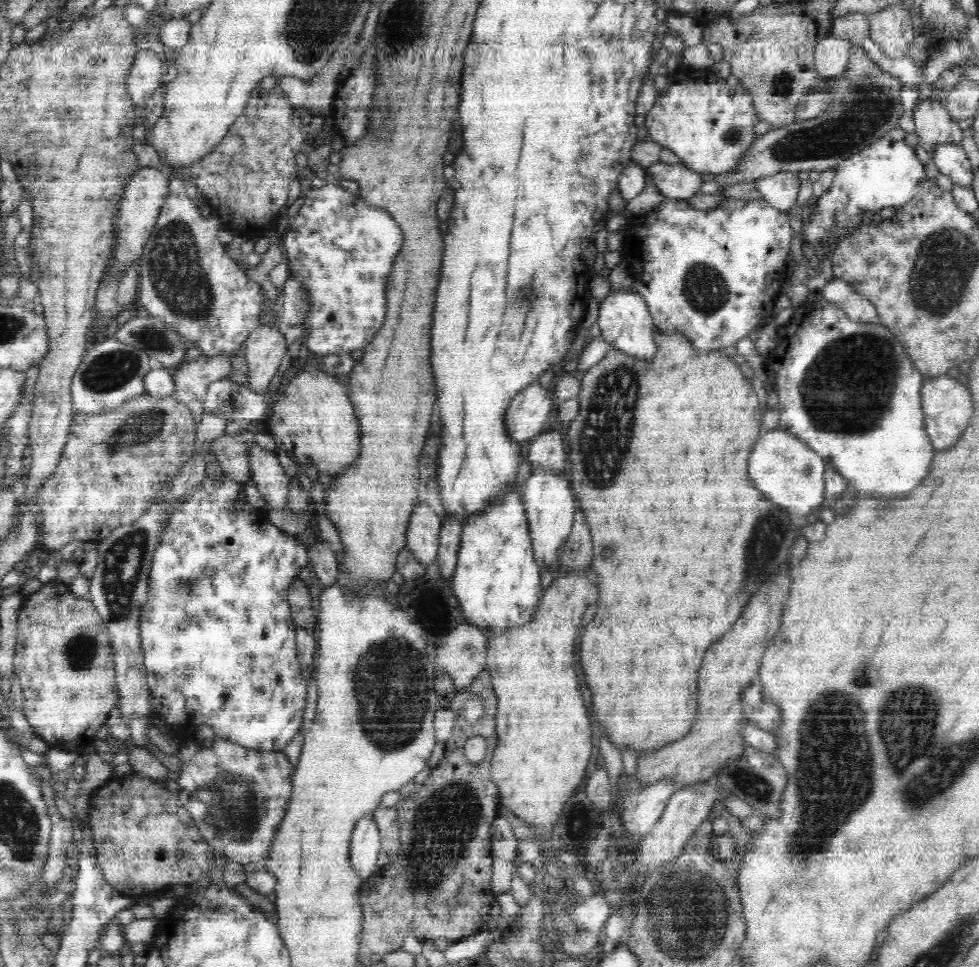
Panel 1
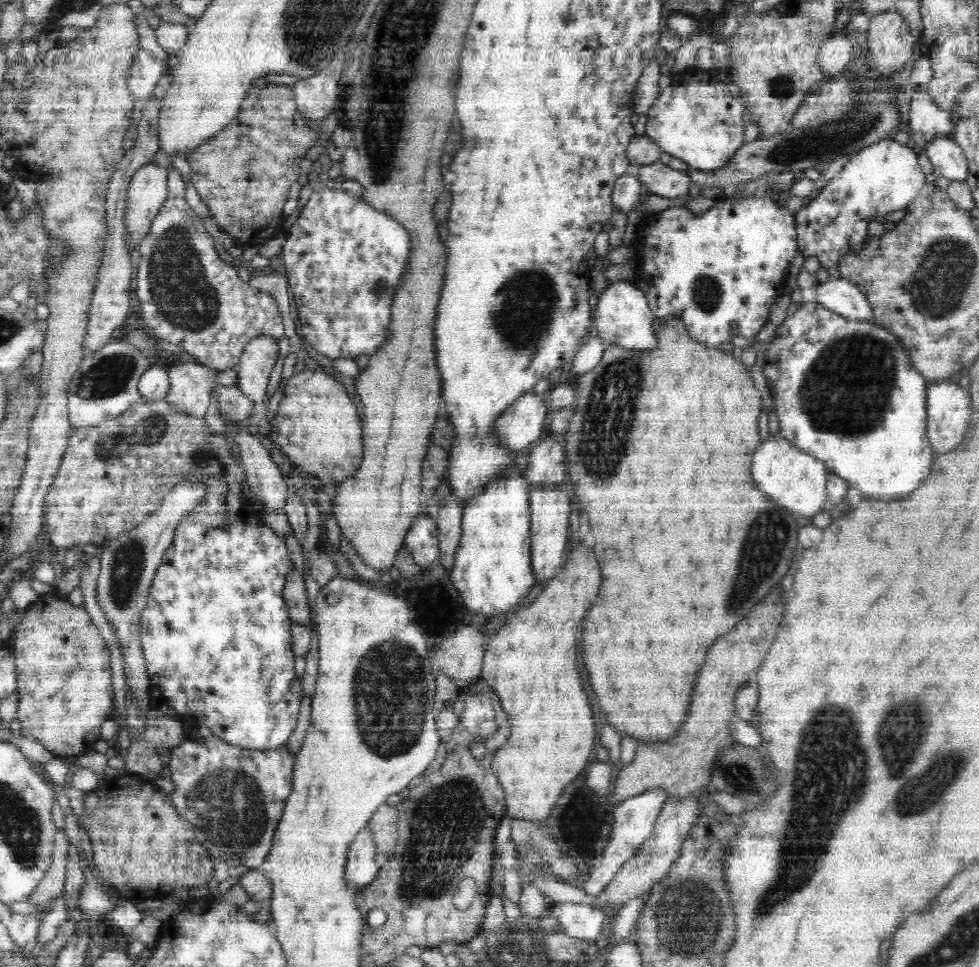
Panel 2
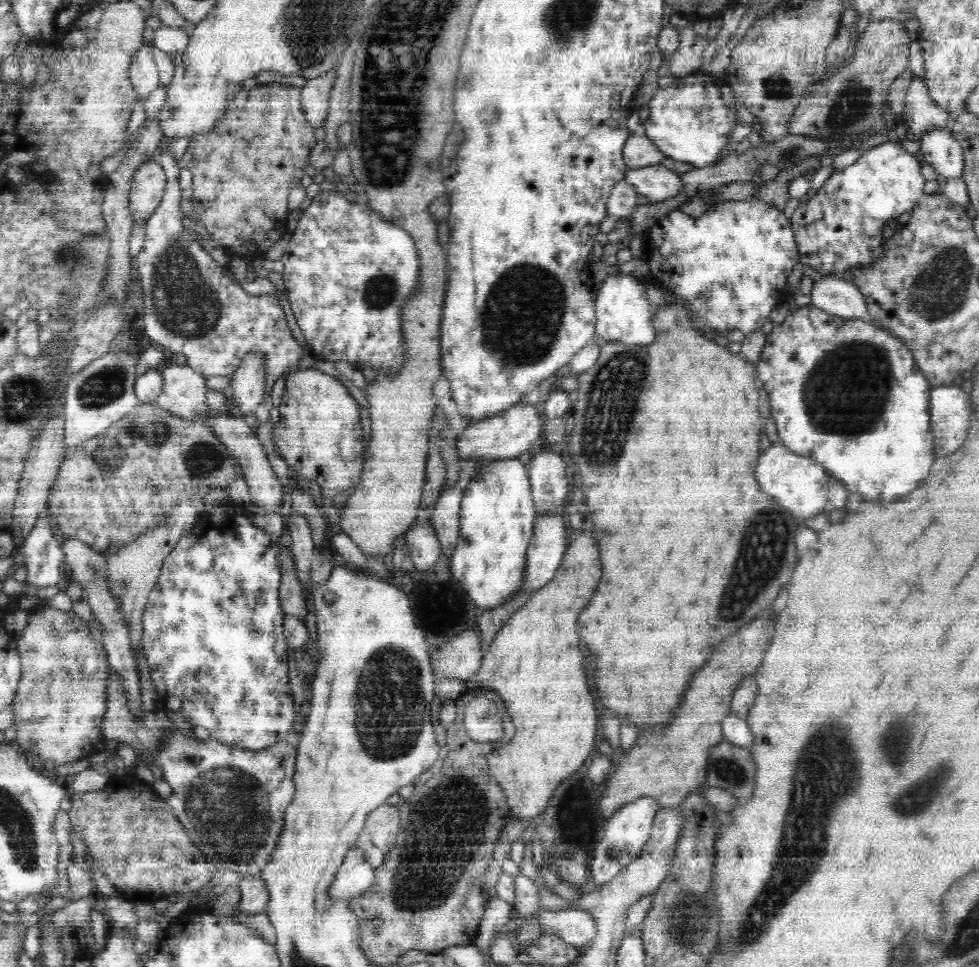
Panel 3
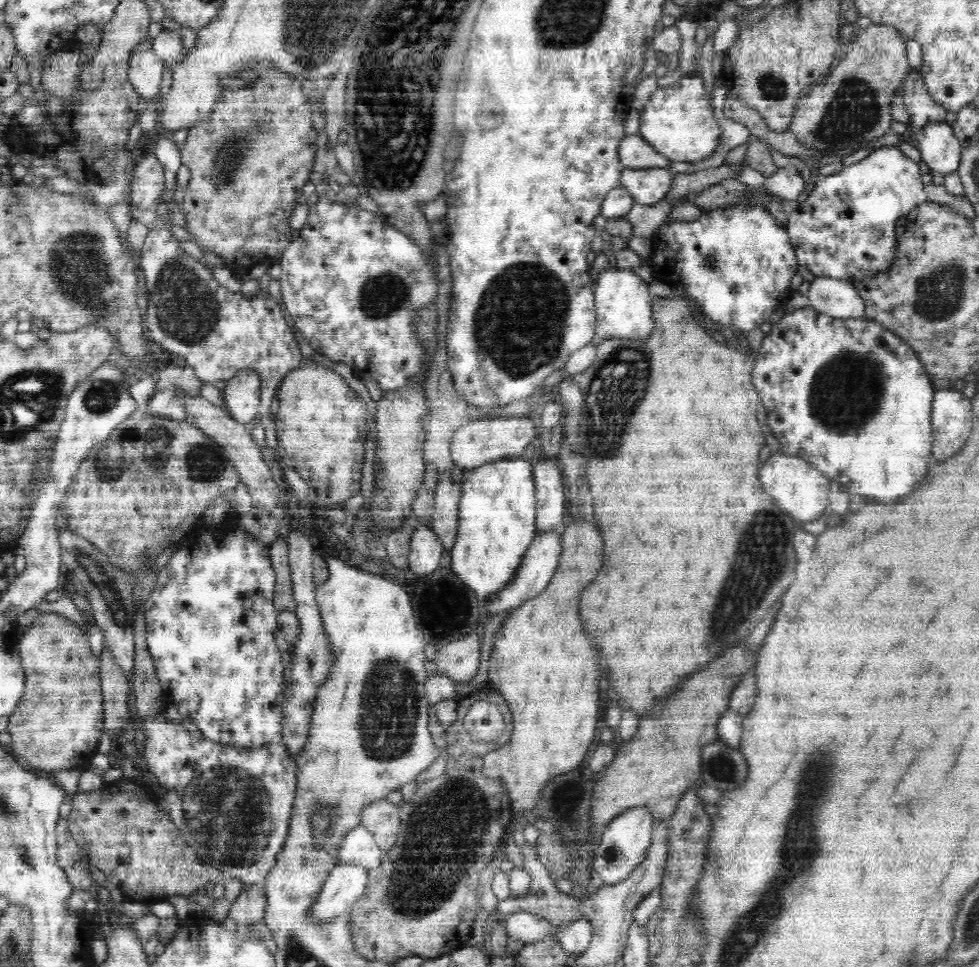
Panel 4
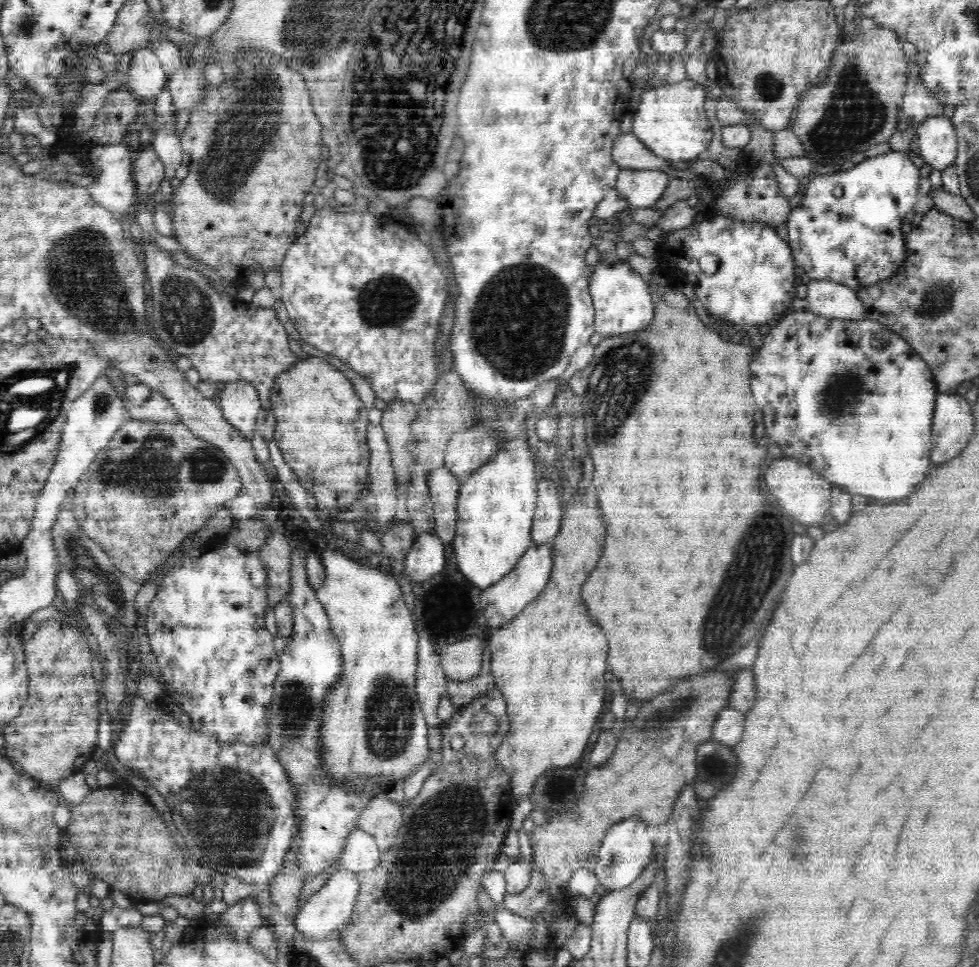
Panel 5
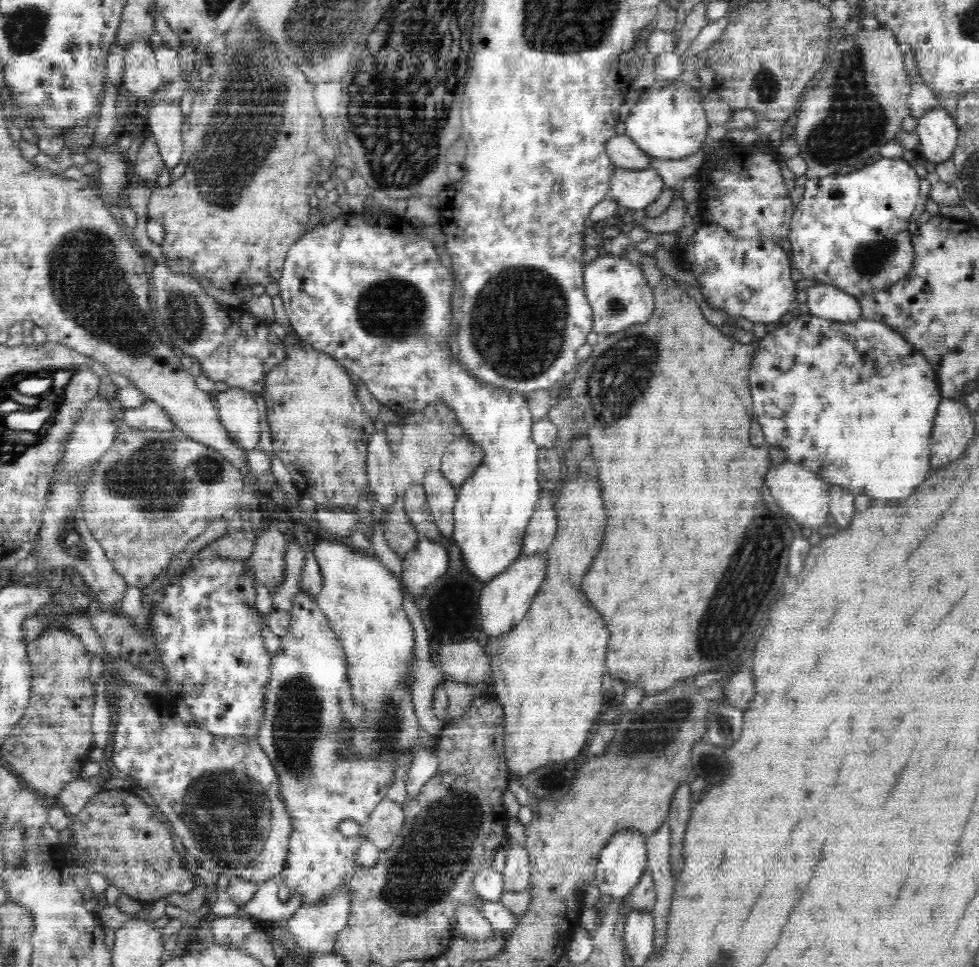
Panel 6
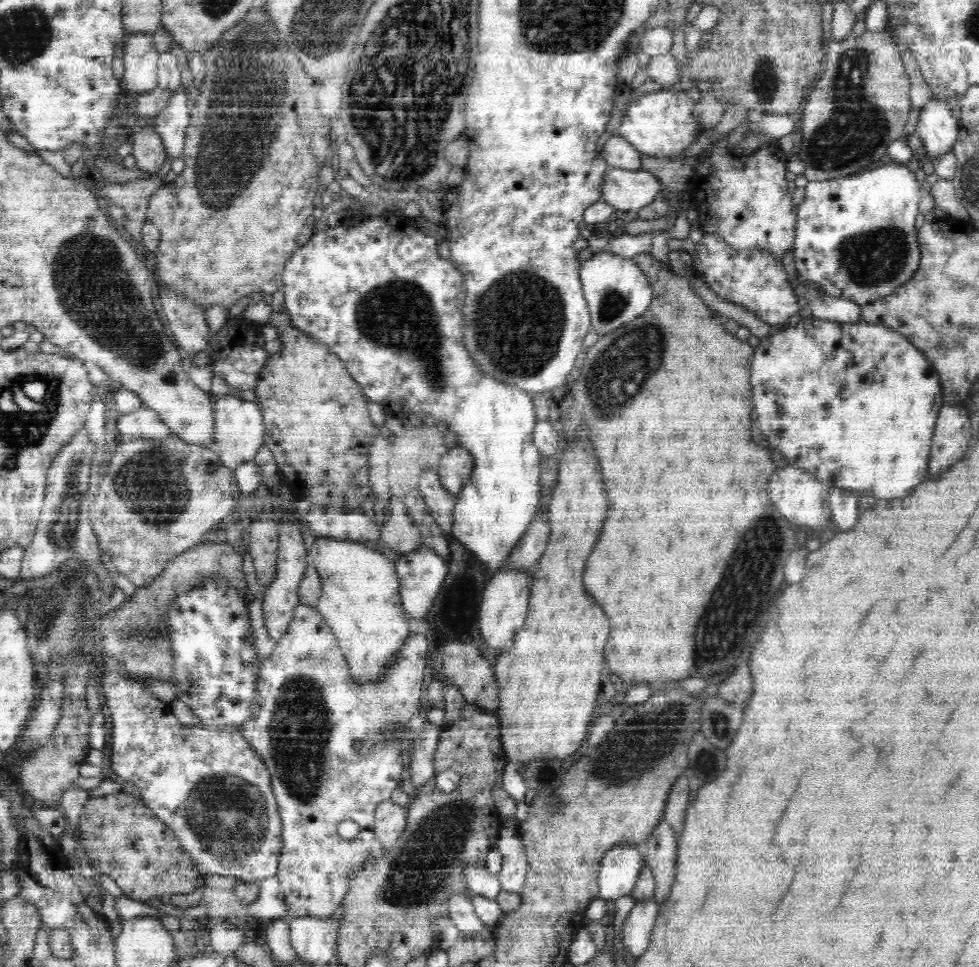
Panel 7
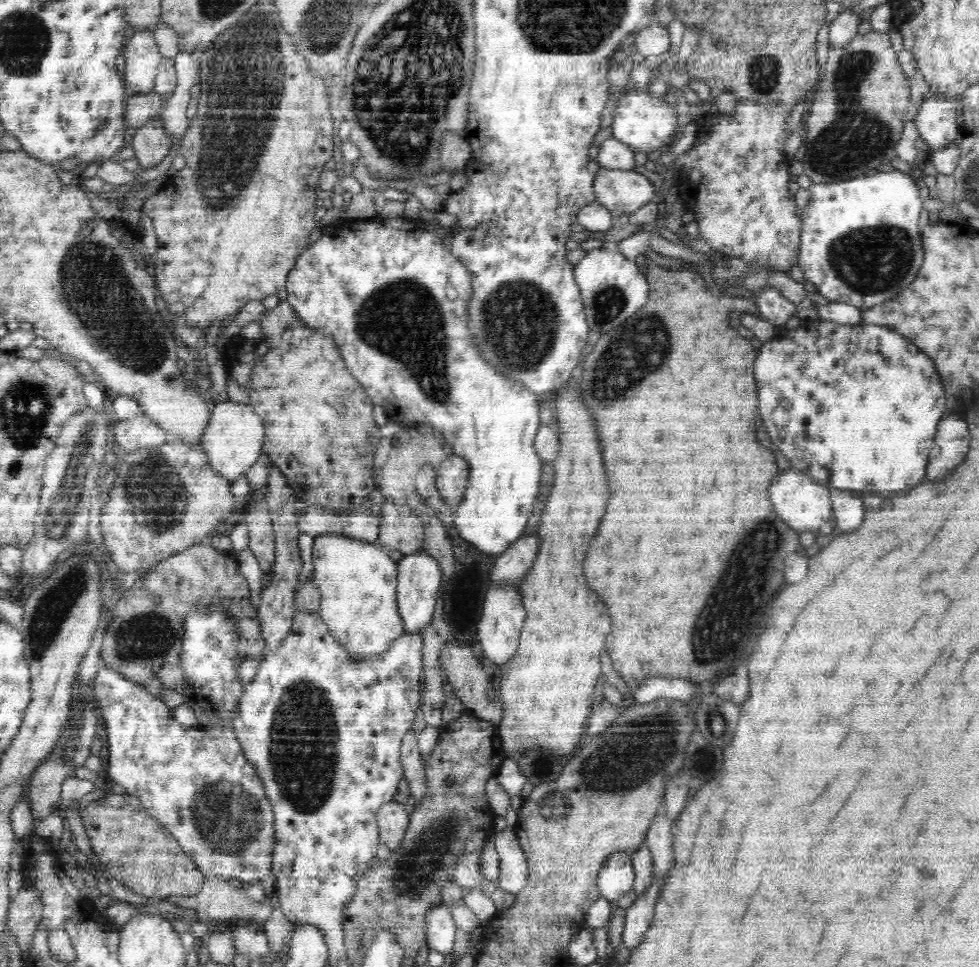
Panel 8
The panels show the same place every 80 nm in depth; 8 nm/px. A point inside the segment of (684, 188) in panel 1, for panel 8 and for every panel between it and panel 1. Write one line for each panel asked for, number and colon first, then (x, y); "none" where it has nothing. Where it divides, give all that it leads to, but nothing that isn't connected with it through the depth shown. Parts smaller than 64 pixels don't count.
2: (656, 178)
3: (655, 183)
4: (648, 186)
5: (641, 188)
6: (637, 189)
7: (629, 191)
8: (622, 192)

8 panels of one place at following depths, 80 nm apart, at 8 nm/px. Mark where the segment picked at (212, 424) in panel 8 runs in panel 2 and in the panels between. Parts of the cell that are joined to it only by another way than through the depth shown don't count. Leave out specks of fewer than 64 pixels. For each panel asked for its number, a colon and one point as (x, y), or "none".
2: (261, 354)
3: (248, 384)
4: (242, 396)
5: (240, 402)
6: (239, 413)
7: (240, 430)

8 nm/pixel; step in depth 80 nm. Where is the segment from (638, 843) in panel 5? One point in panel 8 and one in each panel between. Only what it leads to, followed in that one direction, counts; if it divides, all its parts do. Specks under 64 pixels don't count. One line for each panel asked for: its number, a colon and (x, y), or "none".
6: (623, 861)
7: (618, 871)
8: (615, 879)

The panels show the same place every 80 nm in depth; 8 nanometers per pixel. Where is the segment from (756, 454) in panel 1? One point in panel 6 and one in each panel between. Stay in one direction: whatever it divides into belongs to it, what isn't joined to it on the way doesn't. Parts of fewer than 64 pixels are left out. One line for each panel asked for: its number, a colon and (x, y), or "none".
2: (793, 478)
3: (796, 482)
4: (801, 489)
5: (806, 495)
6: (799, 492)

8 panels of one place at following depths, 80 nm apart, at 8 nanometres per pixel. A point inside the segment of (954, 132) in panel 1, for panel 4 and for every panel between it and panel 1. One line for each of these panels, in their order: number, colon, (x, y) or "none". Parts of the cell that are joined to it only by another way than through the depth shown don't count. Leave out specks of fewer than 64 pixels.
2: (924, 119)
3: (921, 114)
4: (921, 107)

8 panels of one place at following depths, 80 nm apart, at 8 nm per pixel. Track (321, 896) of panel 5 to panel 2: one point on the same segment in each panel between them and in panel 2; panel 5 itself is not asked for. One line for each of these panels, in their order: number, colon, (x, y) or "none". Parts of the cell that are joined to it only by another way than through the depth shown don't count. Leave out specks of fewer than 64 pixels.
2: (361, 869)
3: (354, 877)
4: (345, 884)

